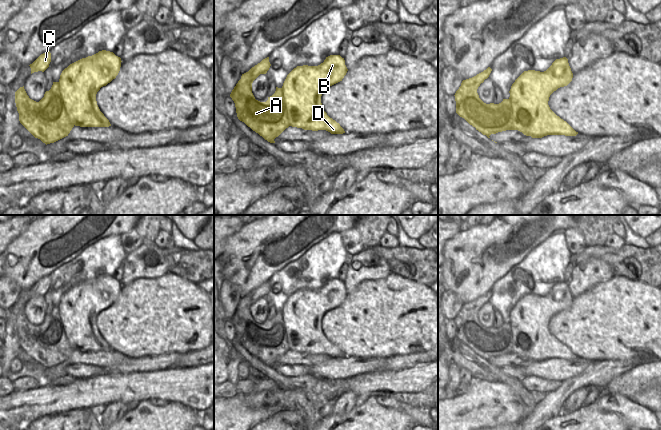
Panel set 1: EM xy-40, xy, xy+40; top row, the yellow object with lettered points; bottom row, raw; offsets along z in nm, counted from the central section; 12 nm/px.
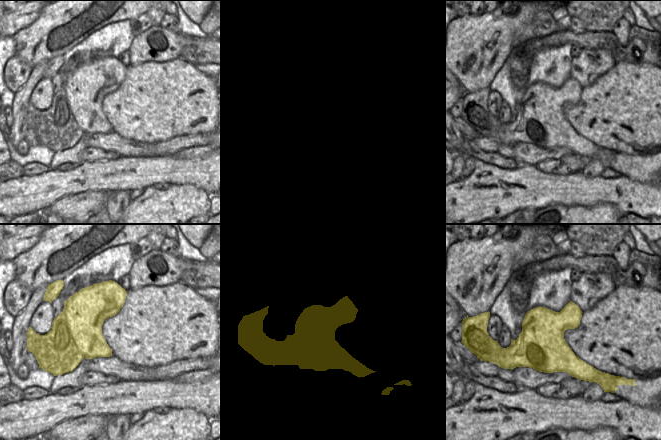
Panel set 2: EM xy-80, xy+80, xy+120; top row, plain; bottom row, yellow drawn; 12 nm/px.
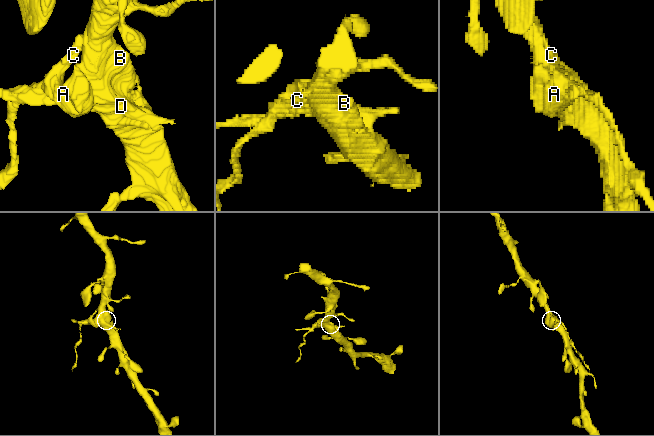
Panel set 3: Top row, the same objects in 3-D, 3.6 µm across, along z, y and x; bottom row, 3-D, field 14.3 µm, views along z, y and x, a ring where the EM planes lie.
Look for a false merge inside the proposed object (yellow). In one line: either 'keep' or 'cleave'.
cleave

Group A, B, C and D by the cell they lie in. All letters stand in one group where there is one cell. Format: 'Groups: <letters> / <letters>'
Groups: A C / B D.

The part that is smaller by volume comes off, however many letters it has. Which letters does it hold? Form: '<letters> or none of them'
A, C.

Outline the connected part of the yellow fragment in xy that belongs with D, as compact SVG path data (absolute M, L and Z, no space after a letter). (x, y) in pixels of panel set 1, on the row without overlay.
M330 279L318 290L303 289L294 292L282 310L291 350L312 355L326 354L331 358L345 357L340 348L324 335L321 320L327 311L342 305L347 295L345 284L340 279Z

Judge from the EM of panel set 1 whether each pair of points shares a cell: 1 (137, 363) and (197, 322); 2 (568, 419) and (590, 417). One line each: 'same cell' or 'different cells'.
1: different cells
2: same cell

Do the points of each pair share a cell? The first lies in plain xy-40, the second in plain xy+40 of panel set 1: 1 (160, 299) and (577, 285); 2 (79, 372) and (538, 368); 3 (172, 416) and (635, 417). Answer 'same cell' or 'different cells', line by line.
1: different cells
2: different cells
3: different cells

